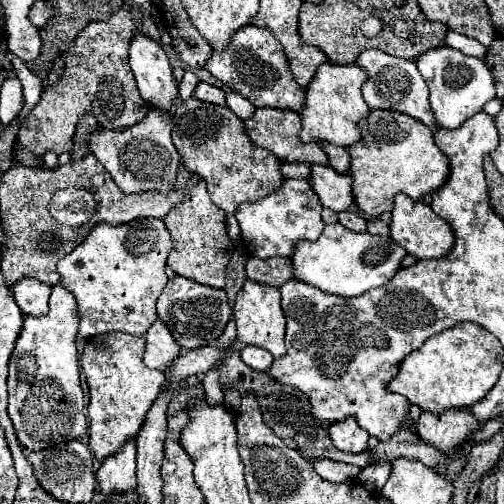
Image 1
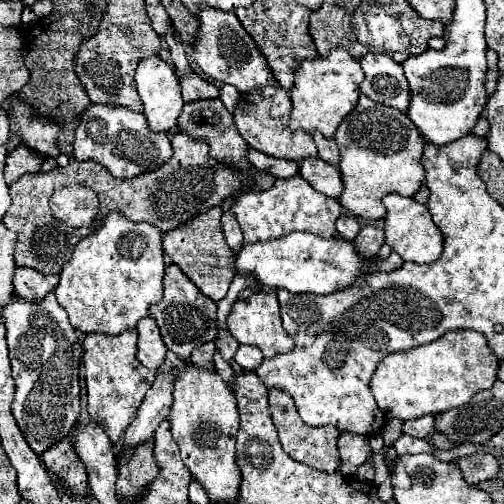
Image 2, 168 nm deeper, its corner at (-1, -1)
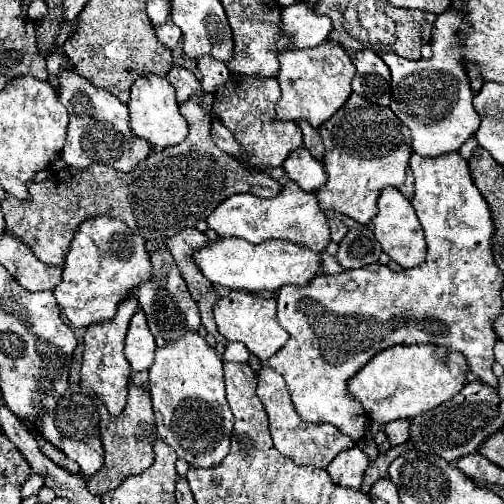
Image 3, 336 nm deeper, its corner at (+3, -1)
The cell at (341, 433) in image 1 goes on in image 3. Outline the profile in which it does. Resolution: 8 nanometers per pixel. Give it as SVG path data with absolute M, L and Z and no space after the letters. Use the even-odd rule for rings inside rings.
M356 446L352 450L344 450L344 454L338 454L326 468L332 482L344 488L360 490L364 472L368 468L368 458L364 458L364 452Z

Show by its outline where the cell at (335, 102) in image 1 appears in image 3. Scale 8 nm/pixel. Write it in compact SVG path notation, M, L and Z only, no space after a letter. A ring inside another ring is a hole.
M322 42L316 48L284 50L278 54L280 70L278 82L282 96L276 102L276 114L280 120L308 120L314 128L322 126L352 94L350 82L354 78L354 66L346 50L334 42Z

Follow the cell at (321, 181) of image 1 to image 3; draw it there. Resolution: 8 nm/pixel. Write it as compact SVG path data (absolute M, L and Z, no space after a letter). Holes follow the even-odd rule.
M302 146L288 154L282 168L288 180L296 182L306 192L314 192L326 182L326 172L322 170L324 168L322 162L312 158L312 154L308 154L308 150L304 150Z

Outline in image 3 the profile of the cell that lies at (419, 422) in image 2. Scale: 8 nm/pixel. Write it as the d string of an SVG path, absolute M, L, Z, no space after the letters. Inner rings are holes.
M396 420L396 422L384 424L384 432L388 436L390 446L398 446L408 440L408 426L410 426L408 420Z

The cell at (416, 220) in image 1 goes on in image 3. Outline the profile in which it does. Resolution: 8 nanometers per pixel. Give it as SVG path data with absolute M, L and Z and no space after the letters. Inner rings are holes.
M384 188L378 196L378 214L372 218L374 224L374 236L378 238L378 242L382 244L382 250L390 256L390 260L394 260L396 264L400 264L402 268L414 268L418 264L424 262L424 254L426 254L426 242L422 236L422 226L418 222L418 216L410 204L408 198L404 198L398 188Z

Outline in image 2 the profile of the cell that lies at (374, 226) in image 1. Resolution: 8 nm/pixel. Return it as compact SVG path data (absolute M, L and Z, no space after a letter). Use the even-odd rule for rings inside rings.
M366 224L362 226L360 234L356 236L354 240L358 252L366 258L372 258L376 256L376 252L380 250L380 246L384 244L384 230L378 228L378 226L372 226L372 224Z

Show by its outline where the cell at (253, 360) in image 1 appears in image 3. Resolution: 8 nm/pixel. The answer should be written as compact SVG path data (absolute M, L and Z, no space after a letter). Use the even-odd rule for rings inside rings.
M228 342L222 360L224 362L248 362L248 356L250 352L242 342Z

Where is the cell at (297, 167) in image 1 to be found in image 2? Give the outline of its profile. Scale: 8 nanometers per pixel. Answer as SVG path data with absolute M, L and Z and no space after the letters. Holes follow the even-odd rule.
M254 148L248 150L248 158L250 158L252 166L272 174L274 178L292 178L298 174L298 162L294 162L294 160L280 160L280 158L262 154Z

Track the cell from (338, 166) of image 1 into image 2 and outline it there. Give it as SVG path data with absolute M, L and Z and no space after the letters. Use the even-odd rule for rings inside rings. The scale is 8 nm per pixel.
M320 132L312 134L312 138L314 138L316 146L318 146L318 156L320 156L324 162L328 162L328 164L338 166L338 164L340 164L340 150L338 150L338 144L336 144L334 140L324 138Z

